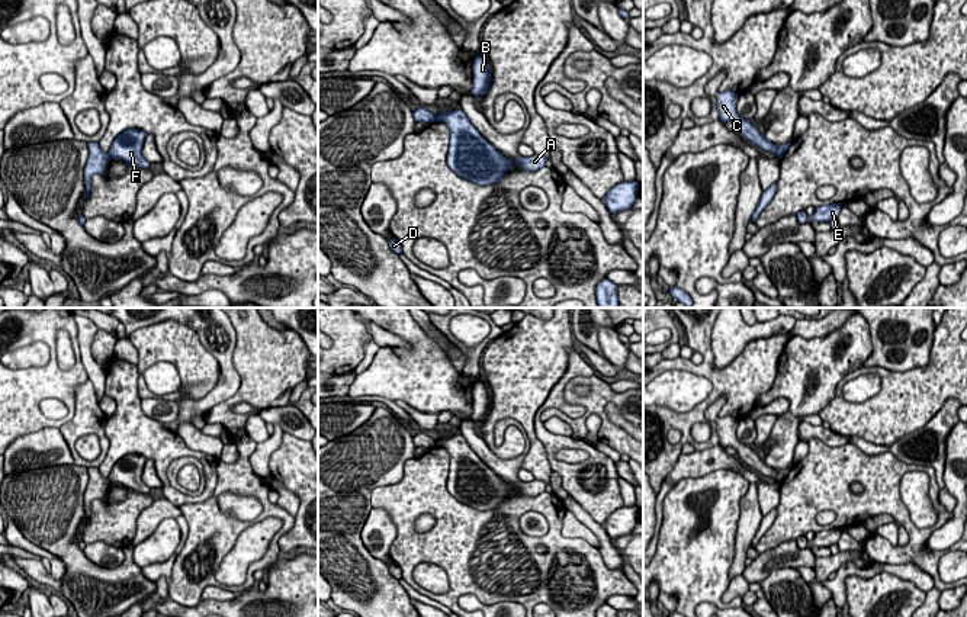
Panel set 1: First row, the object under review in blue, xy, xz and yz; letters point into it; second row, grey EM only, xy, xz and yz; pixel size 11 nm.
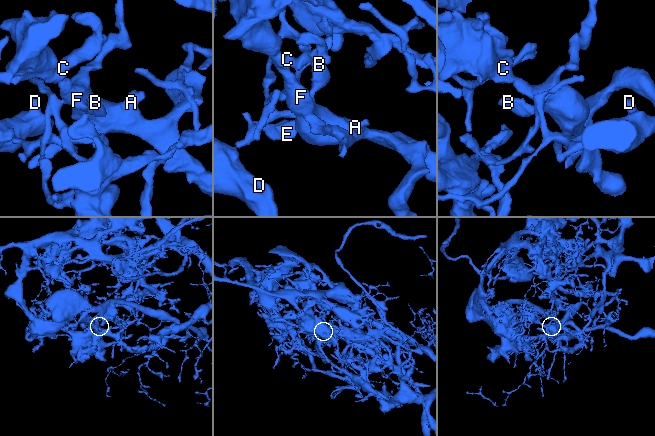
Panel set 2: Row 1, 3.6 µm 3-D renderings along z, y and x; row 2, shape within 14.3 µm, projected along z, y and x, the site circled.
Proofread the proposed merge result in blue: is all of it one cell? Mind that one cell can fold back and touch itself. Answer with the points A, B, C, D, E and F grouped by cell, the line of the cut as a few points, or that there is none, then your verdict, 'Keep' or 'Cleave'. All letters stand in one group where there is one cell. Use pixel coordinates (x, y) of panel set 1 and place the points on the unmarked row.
Groups: A B C E F / D. Split along xz (436, 440), (433, 446). Cleave

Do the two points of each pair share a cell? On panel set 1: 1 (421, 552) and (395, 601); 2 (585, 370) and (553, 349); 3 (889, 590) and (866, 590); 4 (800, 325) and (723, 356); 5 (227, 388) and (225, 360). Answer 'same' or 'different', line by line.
1: different
2: different
3: same
4: different
5: same

